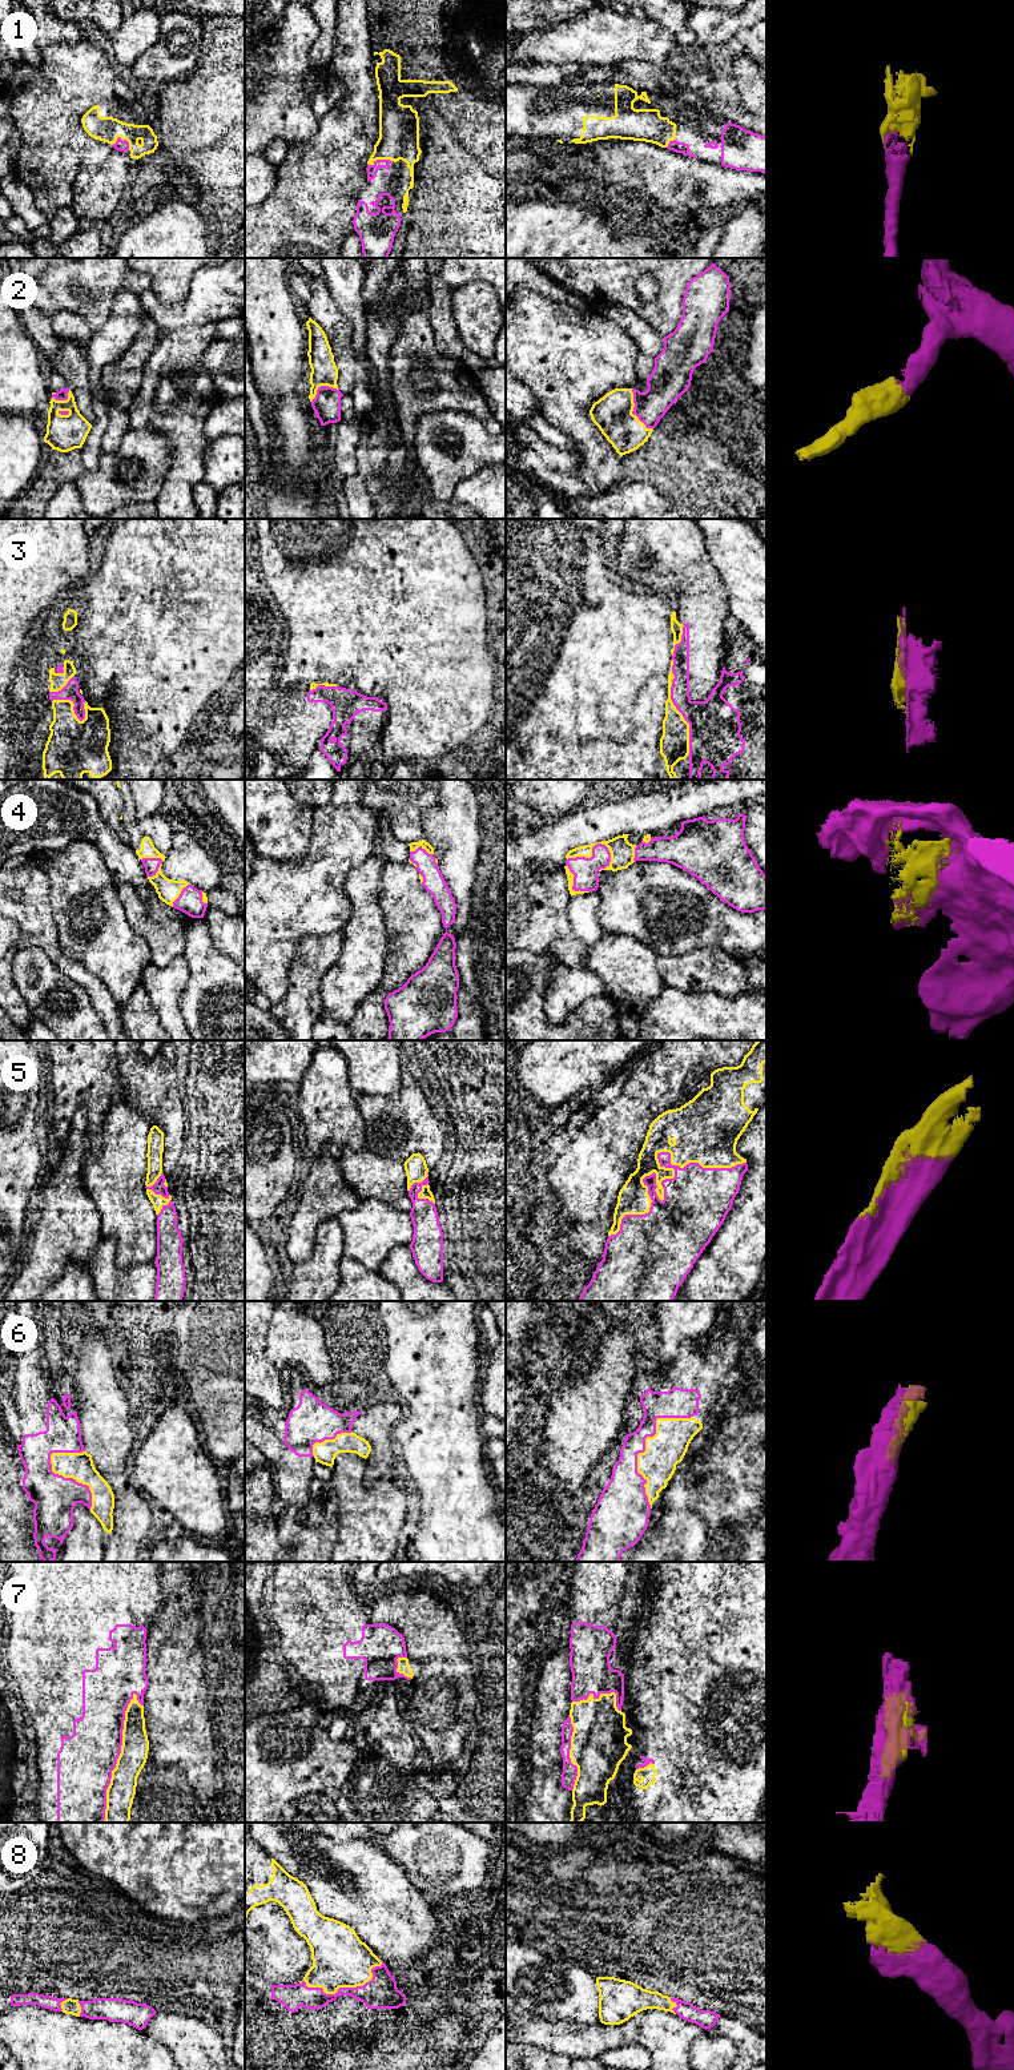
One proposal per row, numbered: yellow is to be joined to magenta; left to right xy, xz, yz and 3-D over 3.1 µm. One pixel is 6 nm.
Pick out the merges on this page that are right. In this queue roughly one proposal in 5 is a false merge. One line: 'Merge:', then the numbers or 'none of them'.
Merge: 1, 2, 3, 4, 5, 6, 8

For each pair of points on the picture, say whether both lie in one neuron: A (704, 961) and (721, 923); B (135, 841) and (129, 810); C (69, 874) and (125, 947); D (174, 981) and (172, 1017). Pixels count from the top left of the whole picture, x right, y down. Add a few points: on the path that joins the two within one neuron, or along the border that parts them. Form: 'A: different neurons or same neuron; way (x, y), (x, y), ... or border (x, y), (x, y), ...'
A: different neurons; border (680, 953), (701, 947), (719, 947), (737, 962)
B: same neuron; way (135, 833), (129, 818)
C: same neuron; way (87, 893), (87, 909), (107, 929)
D: same neuron; way (172, 990), (172, 1007)

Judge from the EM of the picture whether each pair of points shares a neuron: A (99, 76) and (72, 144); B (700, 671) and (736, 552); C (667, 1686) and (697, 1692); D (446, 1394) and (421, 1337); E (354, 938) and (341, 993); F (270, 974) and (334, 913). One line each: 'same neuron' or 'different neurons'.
A: same neuron
B: different neurons
C: different neurons
D: same neuron
E: same neuron
F: same neuron

